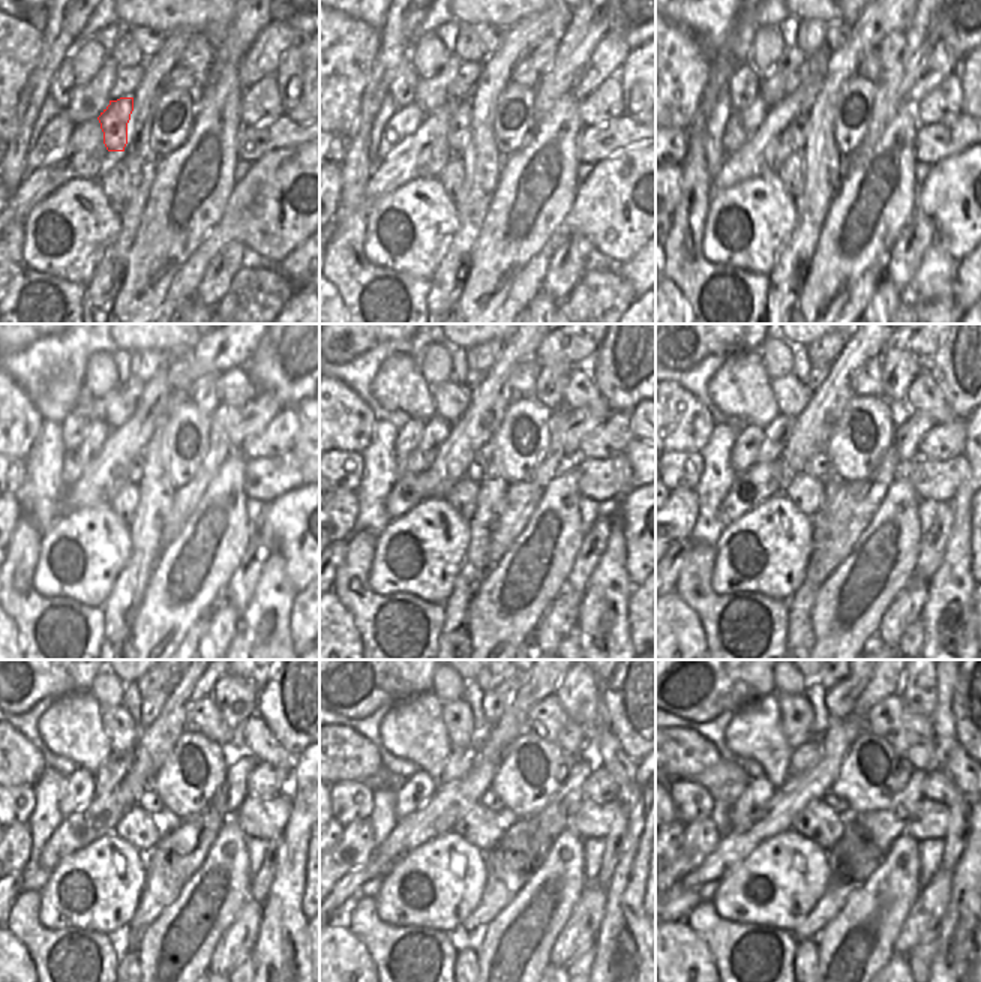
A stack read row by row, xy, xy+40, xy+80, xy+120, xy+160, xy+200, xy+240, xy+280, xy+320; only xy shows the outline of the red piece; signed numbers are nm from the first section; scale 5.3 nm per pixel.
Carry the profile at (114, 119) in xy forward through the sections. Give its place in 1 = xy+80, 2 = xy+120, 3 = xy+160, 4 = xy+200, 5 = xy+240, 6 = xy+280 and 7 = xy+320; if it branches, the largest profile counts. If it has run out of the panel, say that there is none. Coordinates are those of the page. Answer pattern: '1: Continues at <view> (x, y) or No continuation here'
1: Continues at xy+80 (800, 126)
2: Continues at xy+120 (135, 474)
3: Continues at xy+160 (477, 467)
4: Continues at xy+200 (819, 467)
5: Continues at xy+240 (150, 801)
6: Continues at xy+280 (491, 801)
7: Continues at xy+320 (837, 804)

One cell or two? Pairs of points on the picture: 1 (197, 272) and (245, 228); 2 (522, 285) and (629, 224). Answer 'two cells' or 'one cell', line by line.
1: one cell
2: one cell

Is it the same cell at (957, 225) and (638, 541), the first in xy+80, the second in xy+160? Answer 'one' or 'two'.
one

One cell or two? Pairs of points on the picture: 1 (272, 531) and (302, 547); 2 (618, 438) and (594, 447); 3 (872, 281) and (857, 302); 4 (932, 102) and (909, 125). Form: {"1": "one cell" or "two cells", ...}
{"1": "one cell", "2": "one cell", "3": "one cell", "4": "two cells"}

